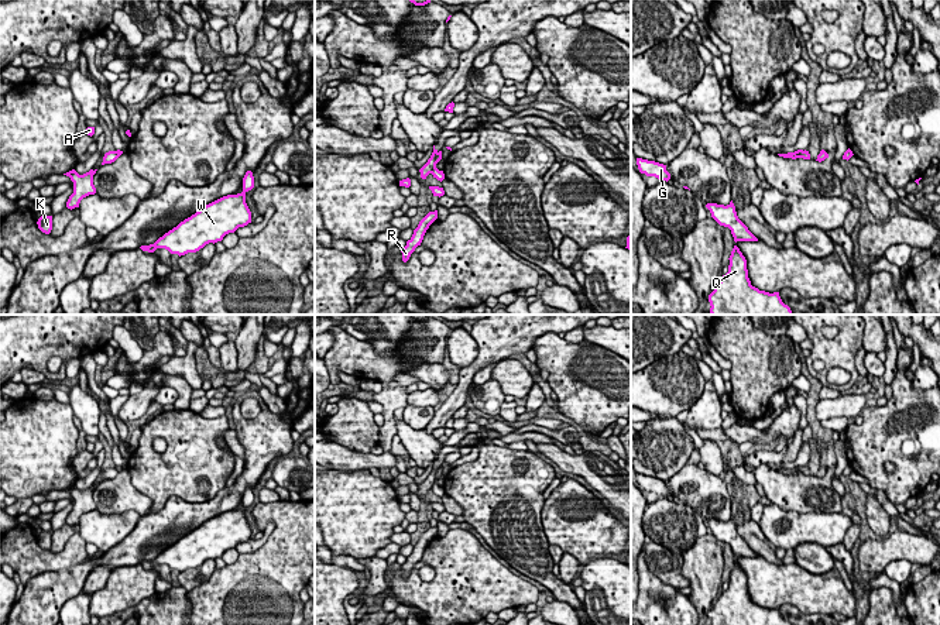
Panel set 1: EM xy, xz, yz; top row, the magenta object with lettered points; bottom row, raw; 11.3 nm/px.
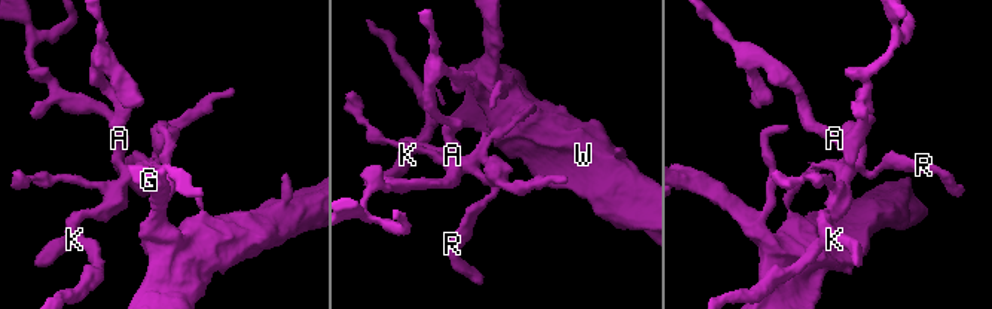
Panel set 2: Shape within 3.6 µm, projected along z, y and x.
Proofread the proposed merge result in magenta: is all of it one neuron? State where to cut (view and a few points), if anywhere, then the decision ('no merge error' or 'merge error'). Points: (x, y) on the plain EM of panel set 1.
cut in xz along (438, 469), (431, 488); merge error

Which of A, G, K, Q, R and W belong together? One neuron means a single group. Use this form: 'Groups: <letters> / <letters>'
Groups: A K R / G Q W

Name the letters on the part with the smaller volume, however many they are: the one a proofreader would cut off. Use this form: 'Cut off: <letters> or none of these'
Cut off: A, K, R

